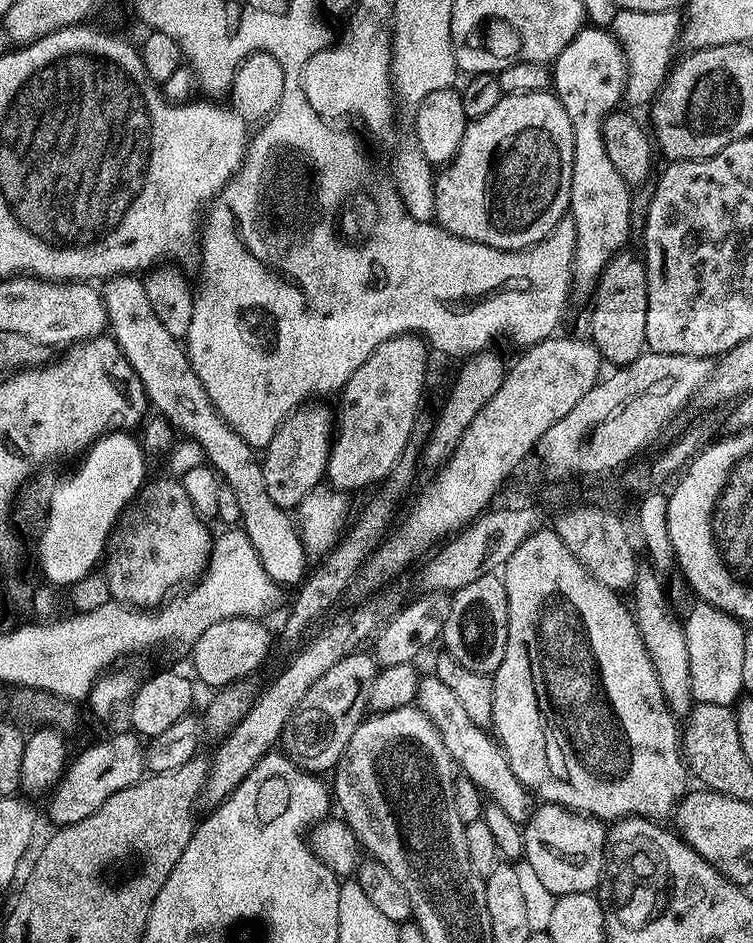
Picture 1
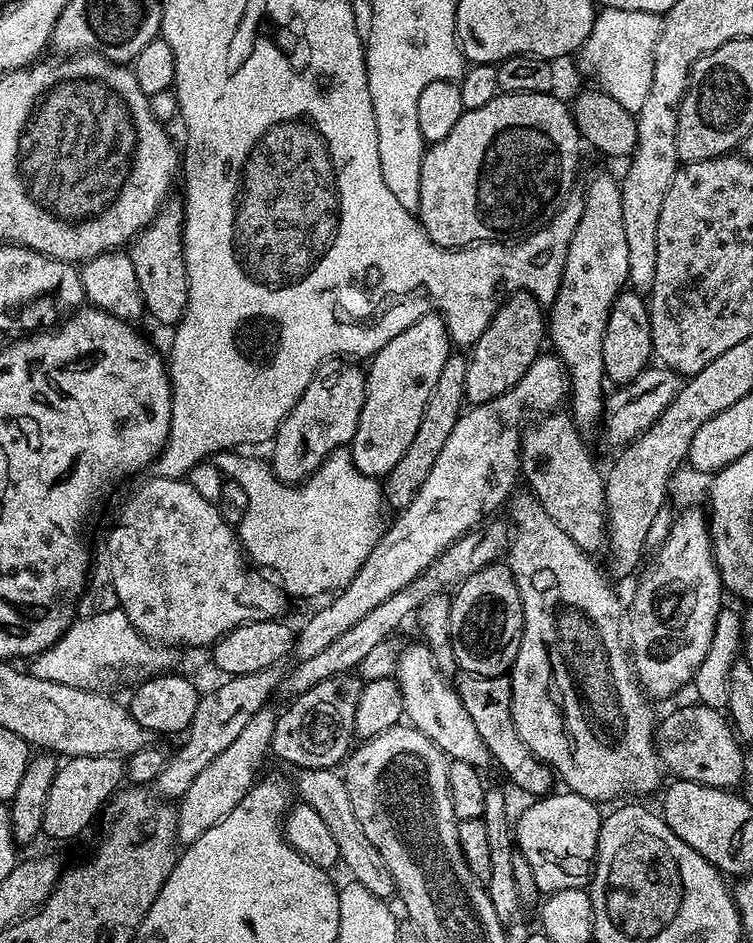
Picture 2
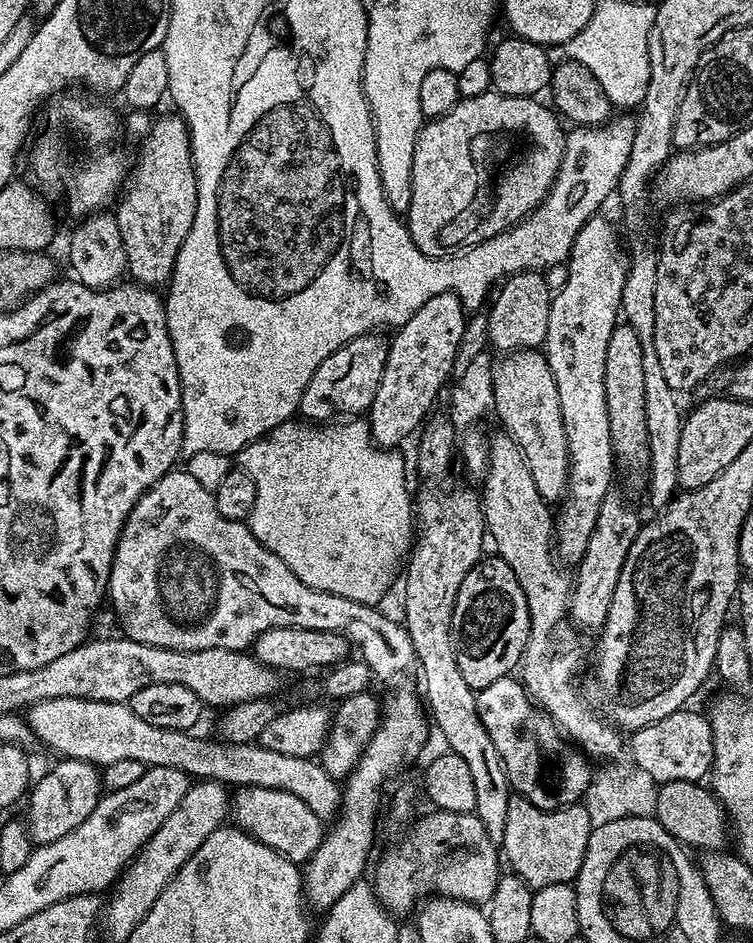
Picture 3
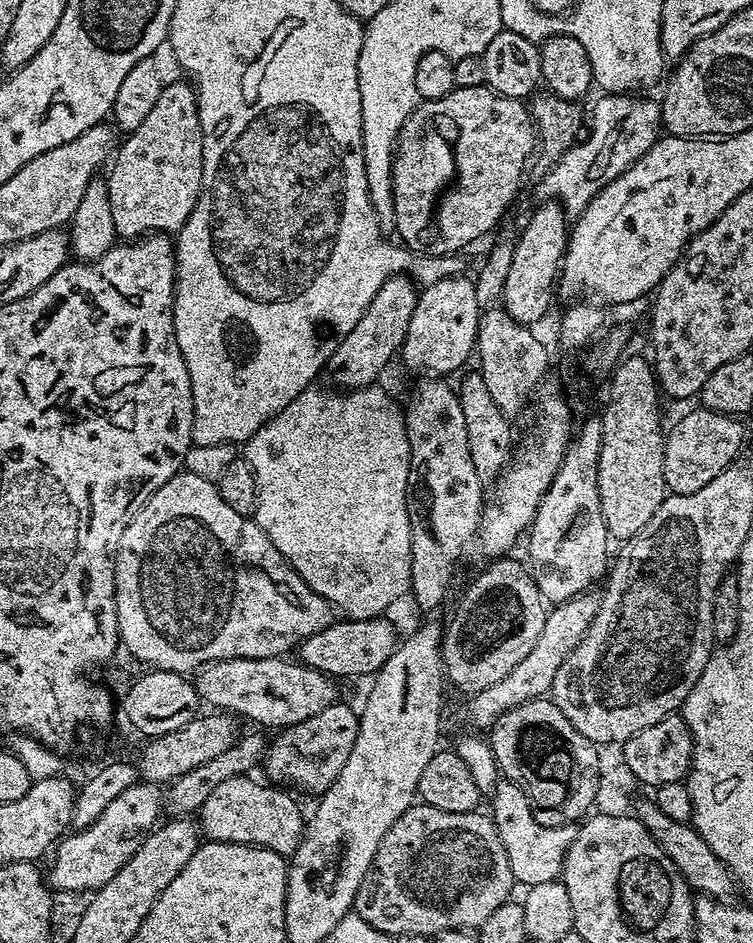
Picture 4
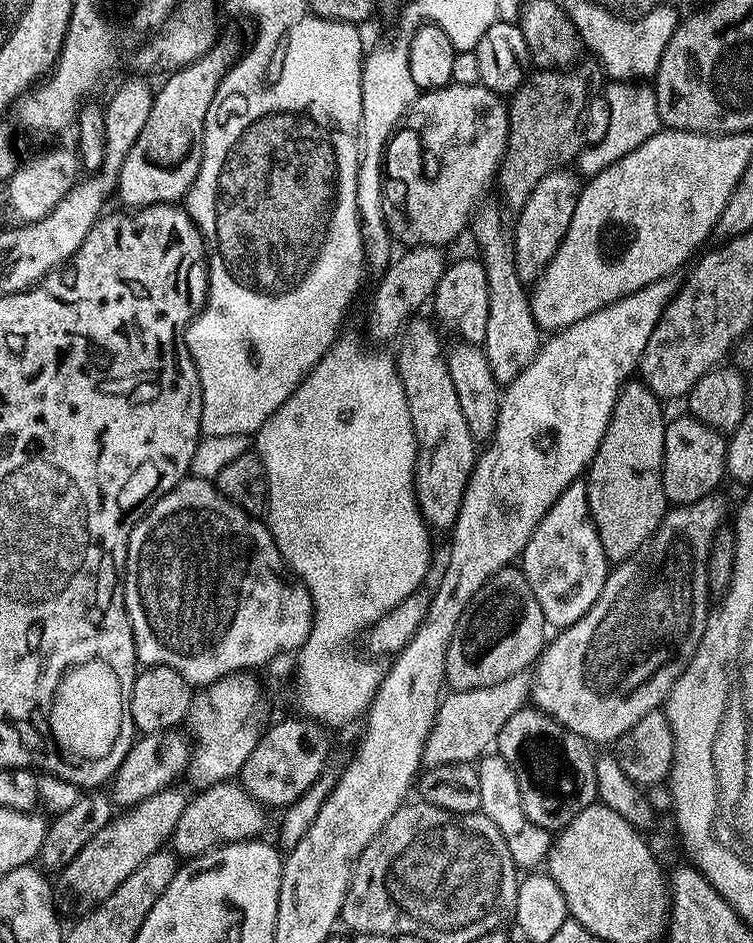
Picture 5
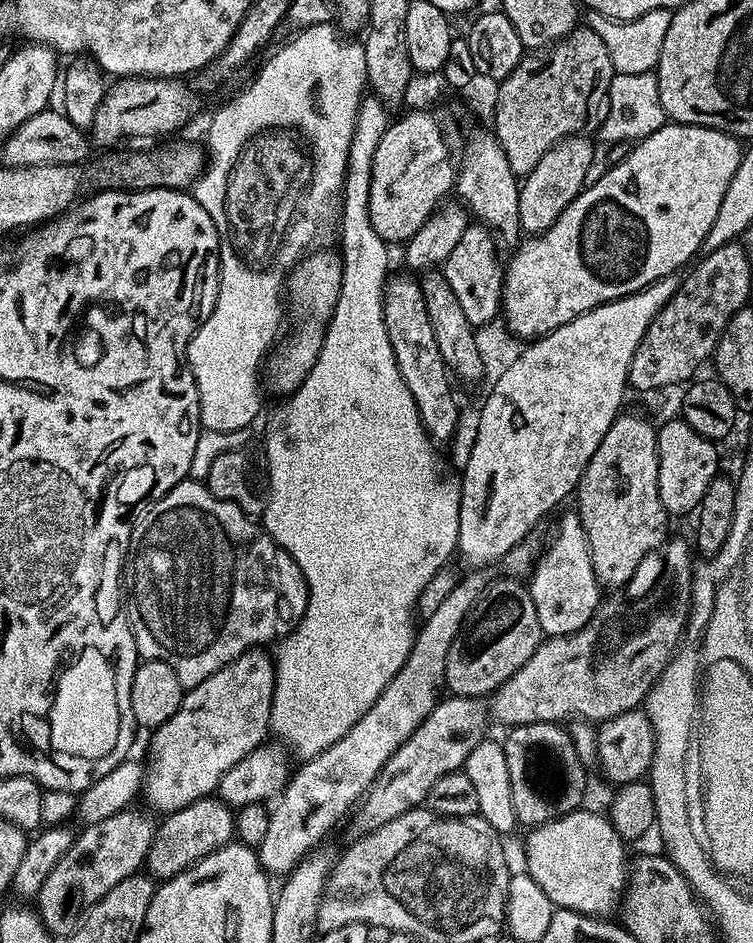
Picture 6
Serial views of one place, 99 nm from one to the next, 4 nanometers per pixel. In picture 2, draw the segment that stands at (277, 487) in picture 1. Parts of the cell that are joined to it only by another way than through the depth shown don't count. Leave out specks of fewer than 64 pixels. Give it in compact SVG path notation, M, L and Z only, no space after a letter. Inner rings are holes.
M337 358L327 364L321 364L319 370L314 374L314 378L310 382L310 386L306 386L306 390L302 394L302 398L298 398L295 406L289 410L287 418L282 421L280 428L277 430L274 439L271 441L270 449L272 448L272 460L270 459L270 467L272 473L280 479L284 484L303 484L309 476L313 476L318 470L318 466L322 466L324 459L334 450L351 445L354 434L358 430L358 418L362 414L362 402L366 398L366 372L363 367L359 368L359 363L353 362L348 358Z

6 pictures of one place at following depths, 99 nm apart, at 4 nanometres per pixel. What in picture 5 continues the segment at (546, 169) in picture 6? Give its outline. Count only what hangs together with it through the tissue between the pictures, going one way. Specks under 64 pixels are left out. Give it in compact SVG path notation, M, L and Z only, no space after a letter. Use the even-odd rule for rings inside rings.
M572 170L546 174L546 178L542 178L542 182L534 186L534 194L526 198L526 206L522 206L519 216L514 221L516 269L520 281L535 282L541 276L550 258L554 258L558 246L562 246L566 230L570 230L570 218L574 218L574 210L578 206L582 180L575 171L568 171Z

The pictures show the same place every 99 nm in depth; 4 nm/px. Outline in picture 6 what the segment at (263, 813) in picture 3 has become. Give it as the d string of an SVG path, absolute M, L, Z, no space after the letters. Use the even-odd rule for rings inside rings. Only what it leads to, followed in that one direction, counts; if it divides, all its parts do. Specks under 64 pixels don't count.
M205 798L186 806L177 812L169 812L159 821L154 842L150 842L146 868L157 881L173 880L182 870L197 864L202 858L206 858L214 850L218 850L224 844L233 839L232 831L235 830L236 824L232 821L234 816L233 809L229 808L223 800L219 798Z

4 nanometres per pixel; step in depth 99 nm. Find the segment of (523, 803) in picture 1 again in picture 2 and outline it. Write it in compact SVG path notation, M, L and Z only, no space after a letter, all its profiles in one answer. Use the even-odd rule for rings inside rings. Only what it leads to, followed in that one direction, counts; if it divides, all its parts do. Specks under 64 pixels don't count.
M417 642L410 645L405 652L403 649L399 653L394 678L400 687L404 707L403 719L407 723L422 734L426 734L426 738L437 744L445 756L458 762L468 762L470 766L481 770L487 769L490 757L486 742L482 742L482 734L478 734L470 714L466 714L466 706L462 706L462 698L436 665L436 660L427 644Z

